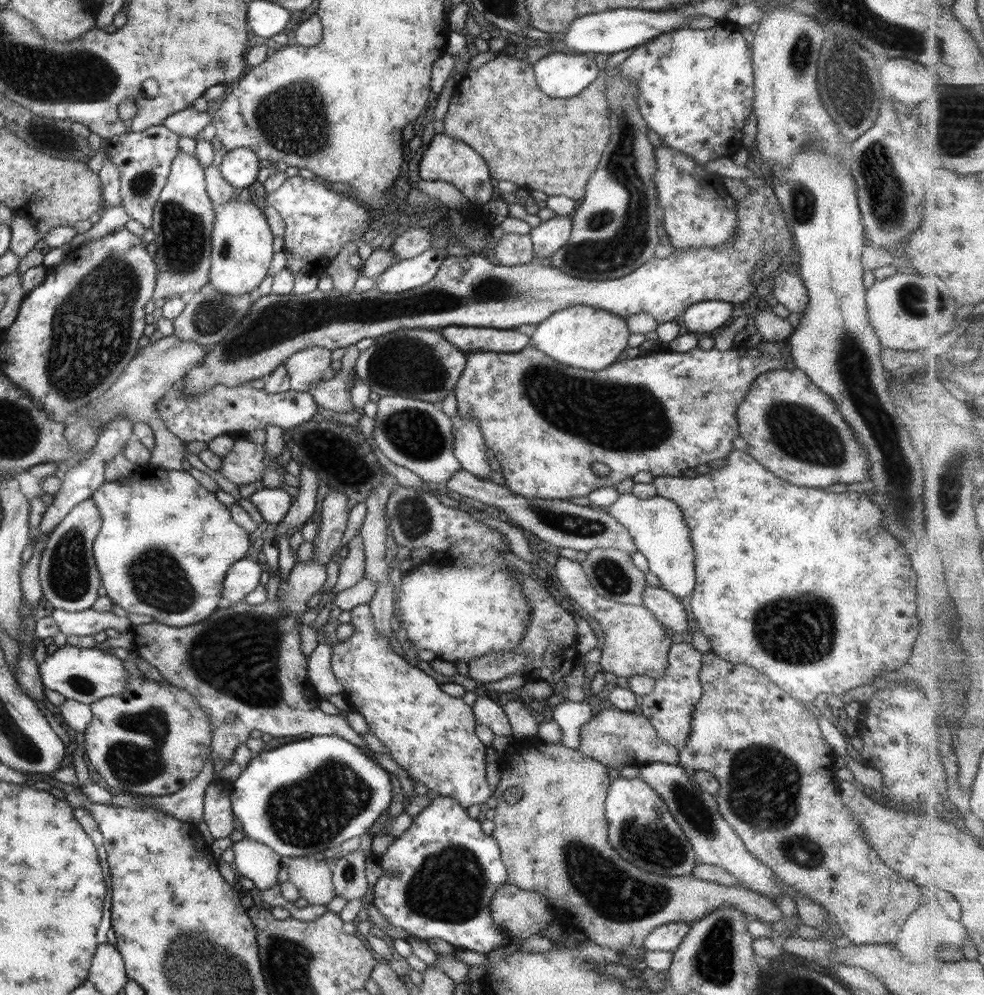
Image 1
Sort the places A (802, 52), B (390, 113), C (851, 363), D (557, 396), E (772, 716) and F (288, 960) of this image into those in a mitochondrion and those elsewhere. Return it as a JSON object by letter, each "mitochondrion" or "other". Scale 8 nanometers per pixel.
{"A":"mitochondrion","B":"other","C":"mitochondrion","D":"mitochondrion","E":"other","F":"mitochondrion"}

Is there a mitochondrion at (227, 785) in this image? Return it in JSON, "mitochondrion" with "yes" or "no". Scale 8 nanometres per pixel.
{"mitochondrion":"no"}

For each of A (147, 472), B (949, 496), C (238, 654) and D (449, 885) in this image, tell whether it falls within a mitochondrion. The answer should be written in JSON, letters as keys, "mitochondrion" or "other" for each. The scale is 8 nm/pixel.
{"A":"other","B":"mitochondrion","C":"mitochondrion","D":"mitochondrion"}

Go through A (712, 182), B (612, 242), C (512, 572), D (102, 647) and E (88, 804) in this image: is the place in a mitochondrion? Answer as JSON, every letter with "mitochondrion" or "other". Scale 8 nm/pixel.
{"A":"other","B":"mitochondrion","C":"other","D":"other","E":"other"}

